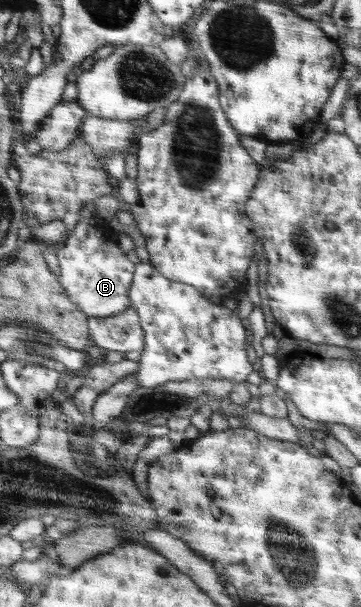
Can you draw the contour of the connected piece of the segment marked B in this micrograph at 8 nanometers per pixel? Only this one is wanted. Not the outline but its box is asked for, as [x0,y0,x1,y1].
[55,215,136,318]

